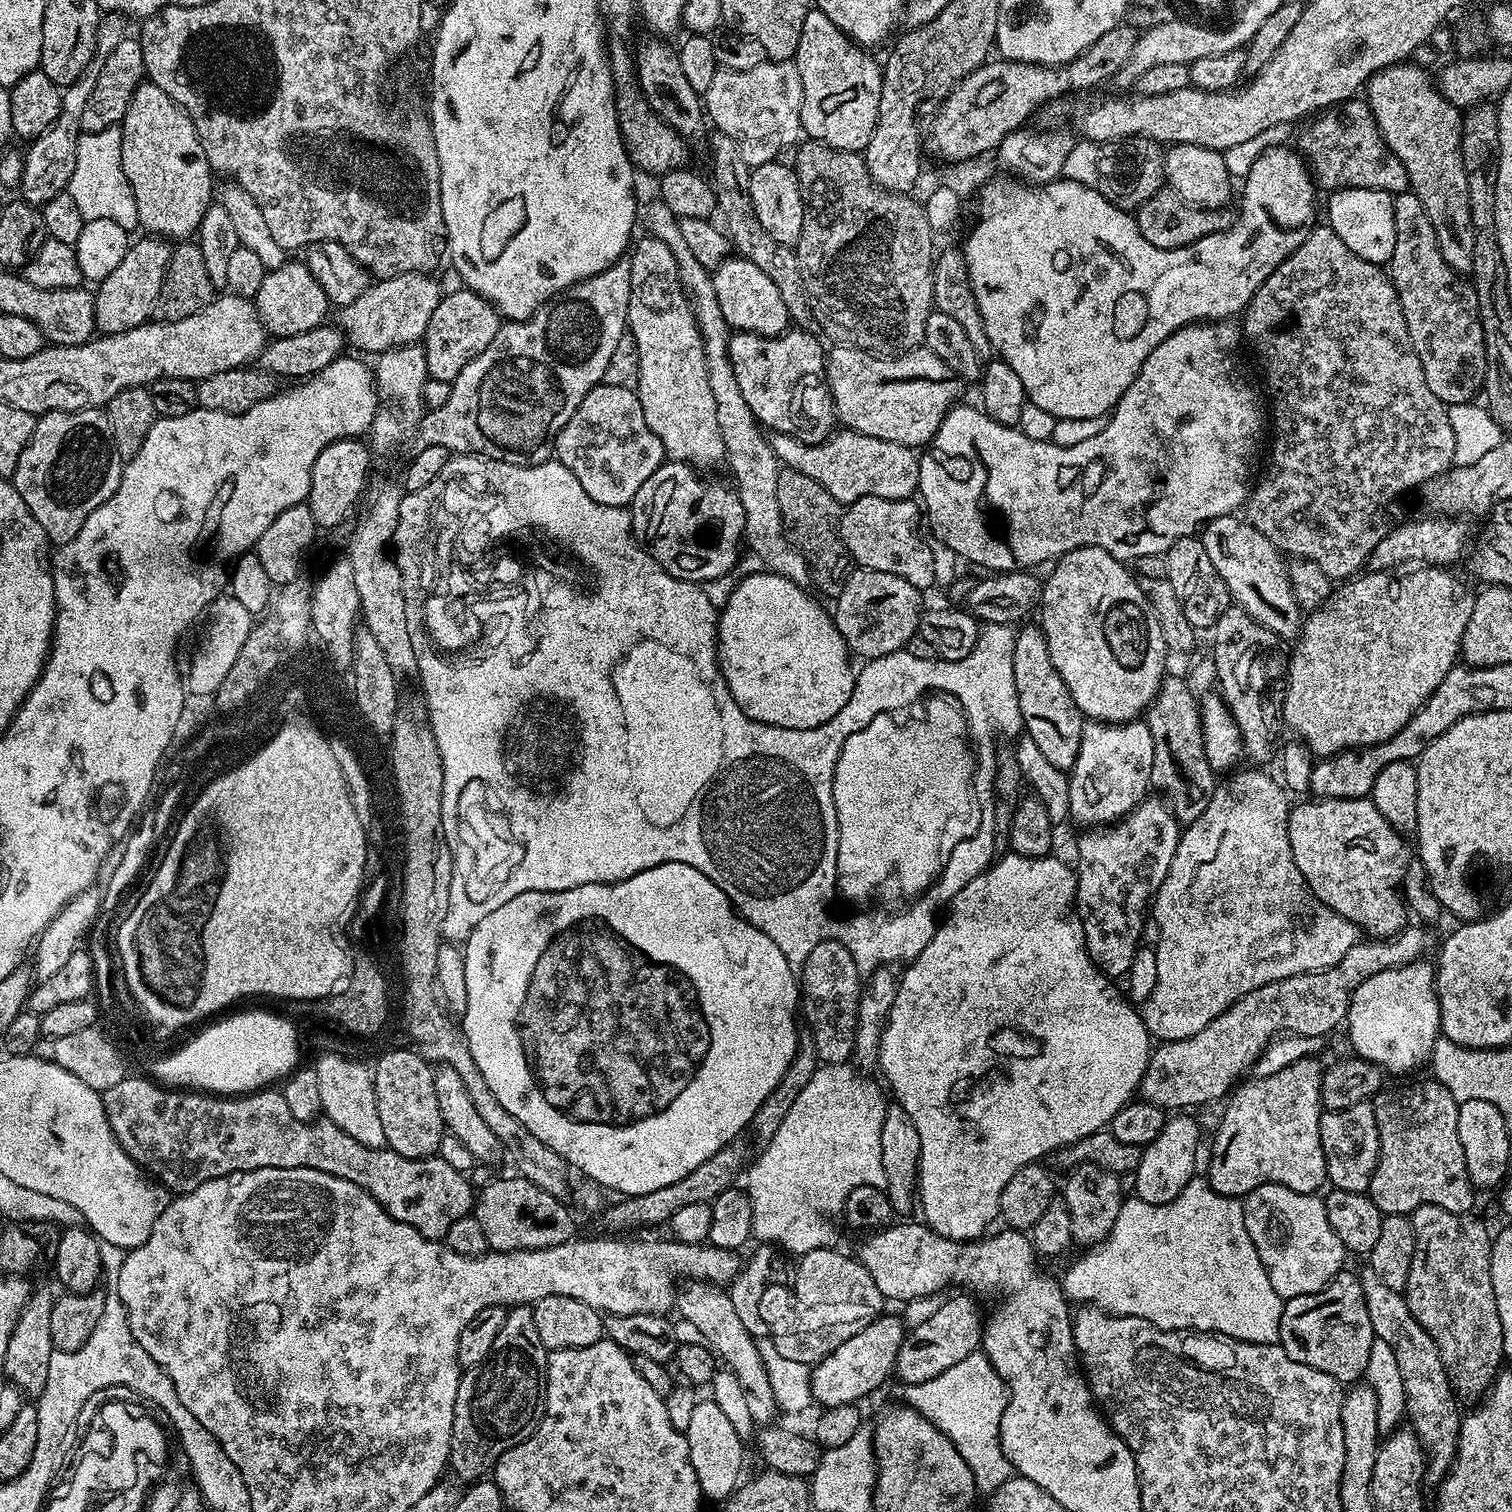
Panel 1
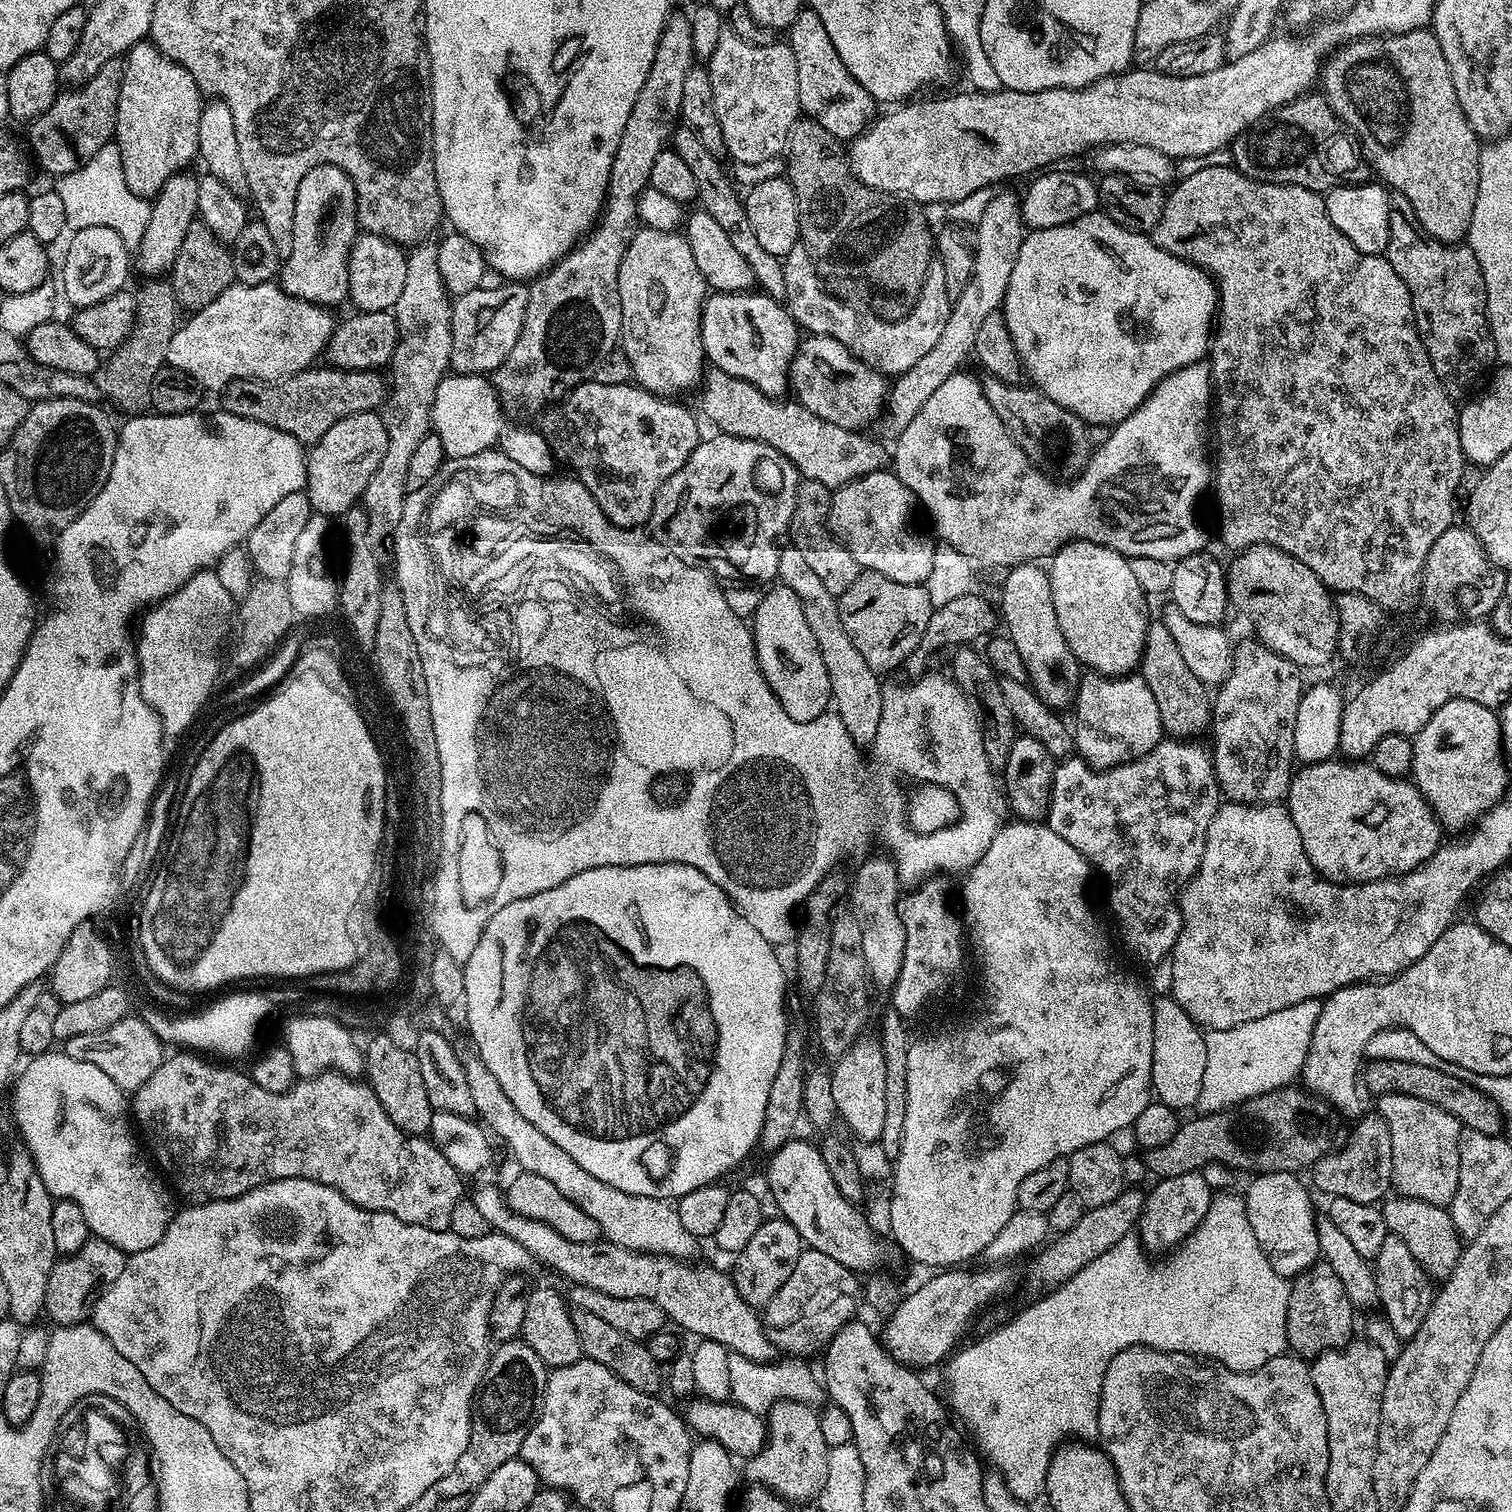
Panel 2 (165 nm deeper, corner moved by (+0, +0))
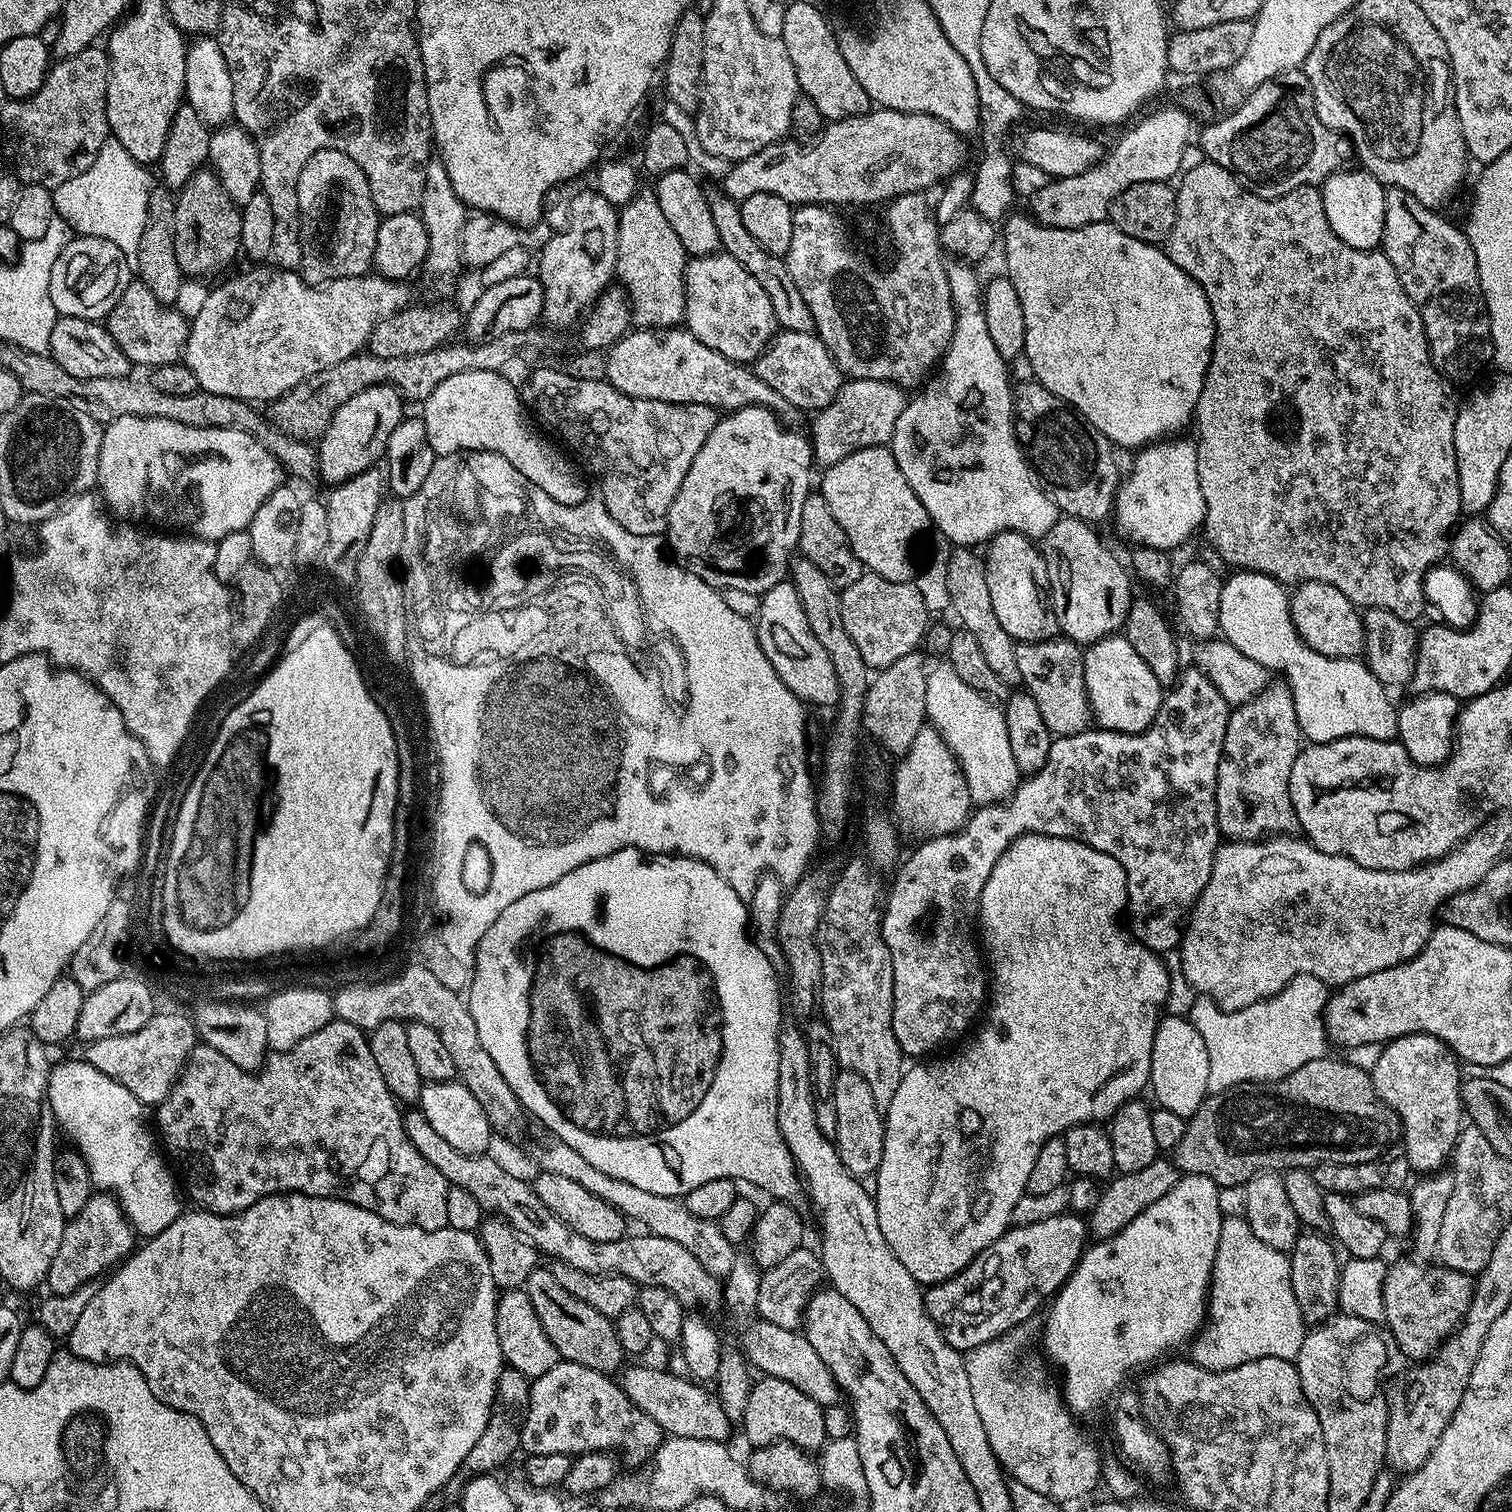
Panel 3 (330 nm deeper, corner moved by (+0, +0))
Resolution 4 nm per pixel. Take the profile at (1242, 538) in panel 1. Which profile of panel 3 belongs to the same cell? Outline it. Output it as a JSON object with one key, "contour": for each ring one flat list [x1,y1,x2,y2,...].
{"contour":[[1308,580,1305,584,1295,585,1290,596,1292,621,1296,633,1318,654,1334,658,1356,658,1364,650,1364,618,1361,609,1356,607,1342,590,1326,582]]}

